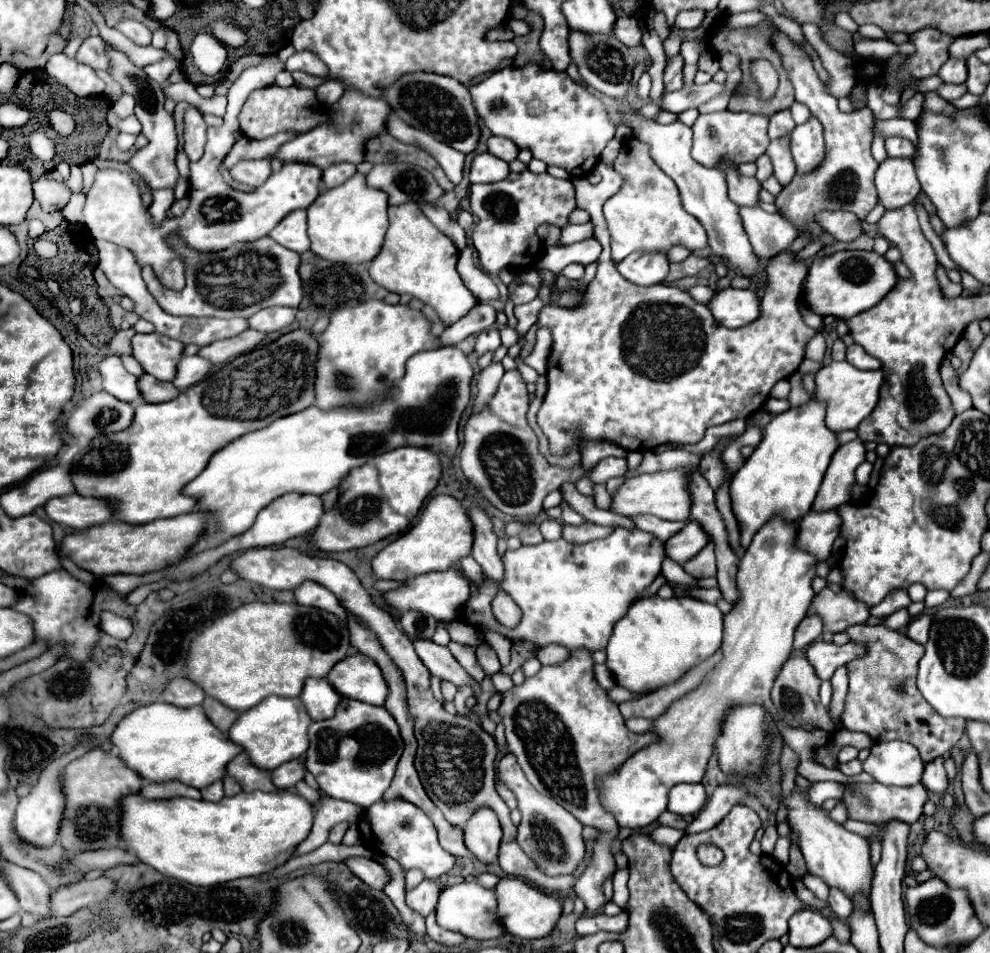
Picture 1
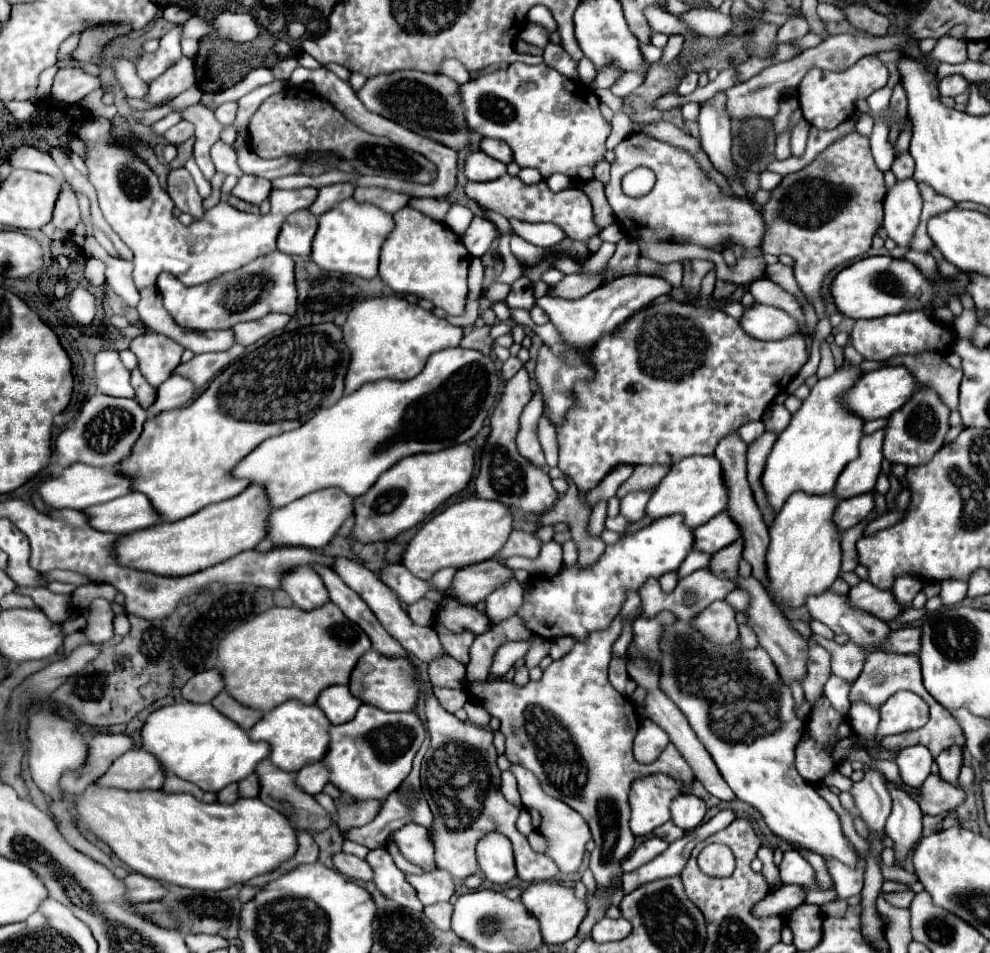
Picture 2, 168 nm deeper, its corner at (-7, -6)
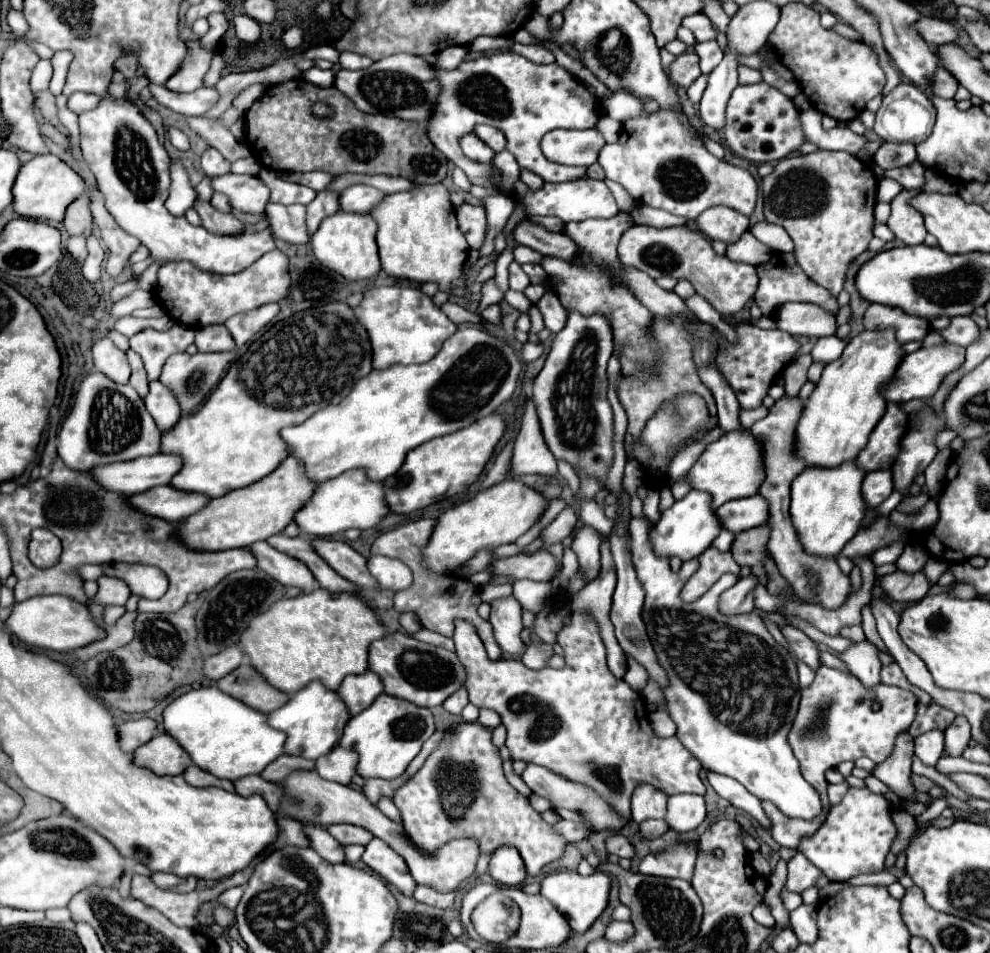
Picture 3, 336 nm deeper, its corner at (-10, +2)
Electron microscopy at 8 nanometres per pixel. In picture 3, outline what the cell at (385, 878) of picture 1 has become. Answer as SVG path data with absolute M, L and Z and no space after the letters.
M306 823L304 831L312 843L312 849L318 851L322 859L326 859L330 863L344 863L346 861L344 845L338 845L338 841L334 841L334 837L330 837L330 833L324 827Z

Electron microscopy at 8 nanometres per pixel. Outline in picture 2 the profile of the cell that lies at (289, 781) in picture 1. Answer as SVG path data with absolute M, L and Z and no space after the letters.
M323 761L307 765L301 771L297 771L297 781L299 781L299 785L303 785L303 791L317 795L329 783L329 769L325 767Z

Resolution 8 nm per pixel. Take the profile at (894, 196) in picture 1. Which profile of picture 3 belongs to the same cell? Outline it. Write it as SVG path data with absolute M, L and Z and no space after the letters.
M904 189L890 203L892 213L890 213L890 219L888 219L888 227L906 245L920 245L926 237L926 227L924 227L924 221L922 221L922 213L918 213L918 209L914 209L910 205L910 199L918 193L920 193L920 189Z

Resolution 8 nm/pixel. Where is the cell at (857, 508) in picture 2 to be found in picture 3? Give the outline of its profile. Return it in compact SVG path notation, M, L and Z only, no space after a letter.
M874 471L868 473L862 481L862 497L868 507L878 507L892 493L892 471Z

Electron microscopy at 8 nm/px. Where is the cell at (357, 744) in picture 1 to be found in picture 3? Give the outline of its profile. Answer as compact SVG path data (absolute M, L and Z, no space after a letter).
M380 693L380 697L376 697L368 709L354 715L346 723L344 735L338 745L342 749L350 749L350 751L358 753L356 773L360 777L396 779L406 771L410 761L418 755L422 743L432 733L434 733L434 717L432 717L430 709L410 705L410 701Z

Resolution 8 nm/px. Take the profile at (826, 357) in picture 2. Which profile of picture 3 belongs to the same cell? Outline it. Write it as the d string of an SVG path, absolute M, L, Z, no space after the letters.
M818 149L808 155L794 155L778 161L774 171L762 179L762 195L764 195L764 215L768 223L780 225L786 229L790 239L794 241L794 257L802 271L818 281L824 289L834 293L834 297L842 291L844 275L848 263L868 249L870 239L874 237L874 205L876 205L878 179L862 163L856 155L846 151L826 151Z

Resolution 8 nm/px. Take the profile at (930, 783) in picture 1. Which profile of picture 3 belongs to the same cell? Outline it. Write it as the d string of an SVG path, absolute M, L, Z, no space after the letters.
M956 717L956 721L946 729L944 749L948 757L960 757L970 741L970 723L964 717Z

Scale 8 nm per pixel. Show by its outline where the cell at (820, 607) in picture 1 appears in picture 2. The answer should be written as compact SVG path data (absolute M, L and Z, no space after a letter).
M861 581L849 591L849 603L863 609L883 621L893 621L901 615L903 607L895 601L895 595L887 589L879 589L869 581Z

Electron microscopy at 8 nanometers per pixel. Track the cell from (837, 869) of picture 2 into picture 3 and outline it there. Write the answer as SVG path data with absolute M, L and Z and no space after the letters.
M848 789L840 805L830 809L830 815L822 827L808 839L802 839L798 851L802 851L830 881L850 881L862 873L880 873L884 859L890 851L890 843L896 837L896 827L890 819L890 807L882 795L864 789Z

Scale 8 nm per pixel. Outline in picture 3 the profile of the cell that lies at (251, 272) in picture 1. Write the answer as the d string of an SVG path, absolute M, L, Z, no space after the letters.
M274 249L254 261L246 271L234 275L216 275L196 269L192 263L178 261L166 263L158 271L158 301L166 313L186 327L204 327L214 323L224 323L228 317L258 309L266 303L280 303L290 291L288 275L288 255L280 249Z

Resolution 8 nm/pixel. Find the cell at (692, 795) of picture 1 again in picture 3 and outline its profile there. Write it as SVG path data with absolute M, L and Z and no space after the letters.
M678 793L668 799L668 813L666 821L670 829L678 833L688 833L696 829L706 817L704 797L694 793Z

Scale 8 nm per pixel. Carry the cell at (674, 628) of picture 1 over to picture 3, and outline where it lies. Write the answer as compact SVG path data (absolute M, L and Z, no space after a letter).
M754 575L742 577L734 587L722 593L720 597L720 613L722 615L736 615L736 613L752 613L754 611L754 601L752 601L752 591L758 579Z

